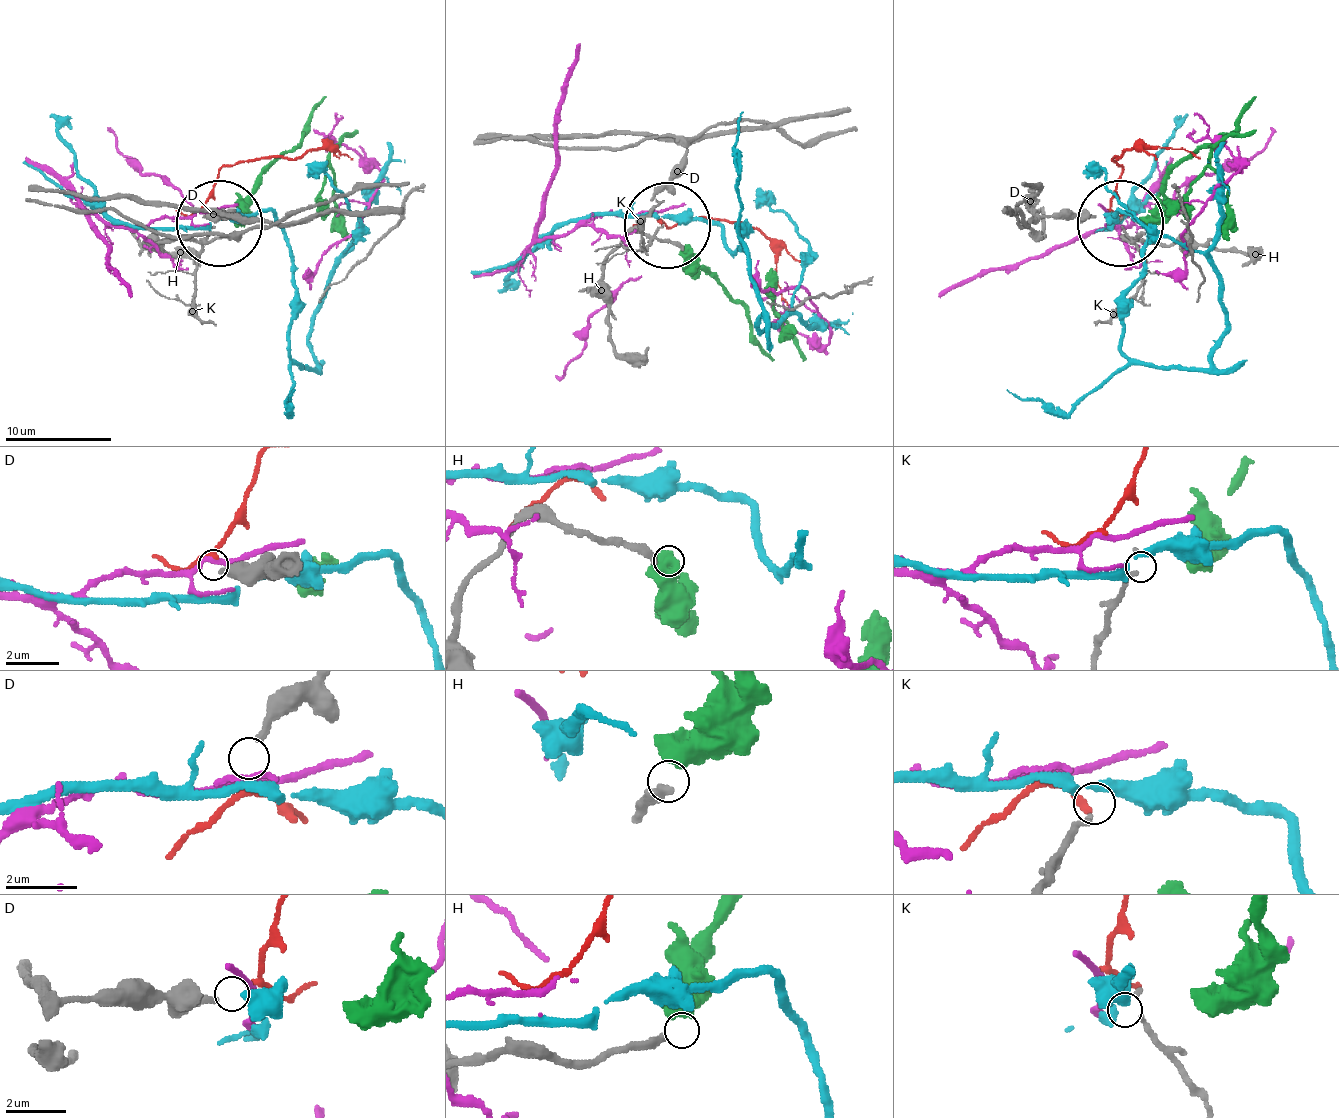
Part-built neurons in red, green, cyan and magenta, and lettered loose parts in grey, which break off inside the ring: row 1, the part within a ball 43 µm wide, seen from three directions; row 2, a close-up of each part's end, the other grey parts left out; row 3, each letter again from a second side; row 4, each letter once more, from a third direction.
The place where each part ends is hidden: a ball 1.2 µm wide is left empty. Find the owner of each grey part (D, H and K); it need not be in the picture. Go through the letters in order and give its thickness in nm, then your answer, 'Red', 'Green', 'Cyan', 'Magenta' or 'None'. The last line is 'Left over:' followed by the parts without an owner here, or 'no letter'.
D: Thickness 240 nm. Red
H: Thickness 280 nm. Green
K: Thickness 170 nm. None
Left over: K

